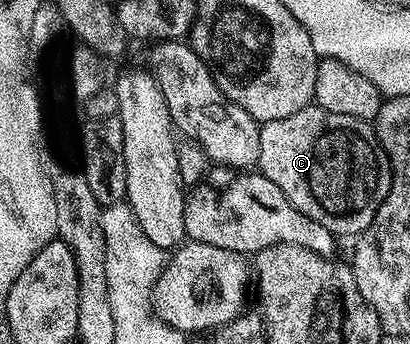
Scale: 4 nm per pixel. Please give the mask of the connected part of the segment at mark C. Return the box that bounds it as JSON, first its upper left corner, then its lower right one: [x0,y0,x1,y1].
[257,103,394,238]

